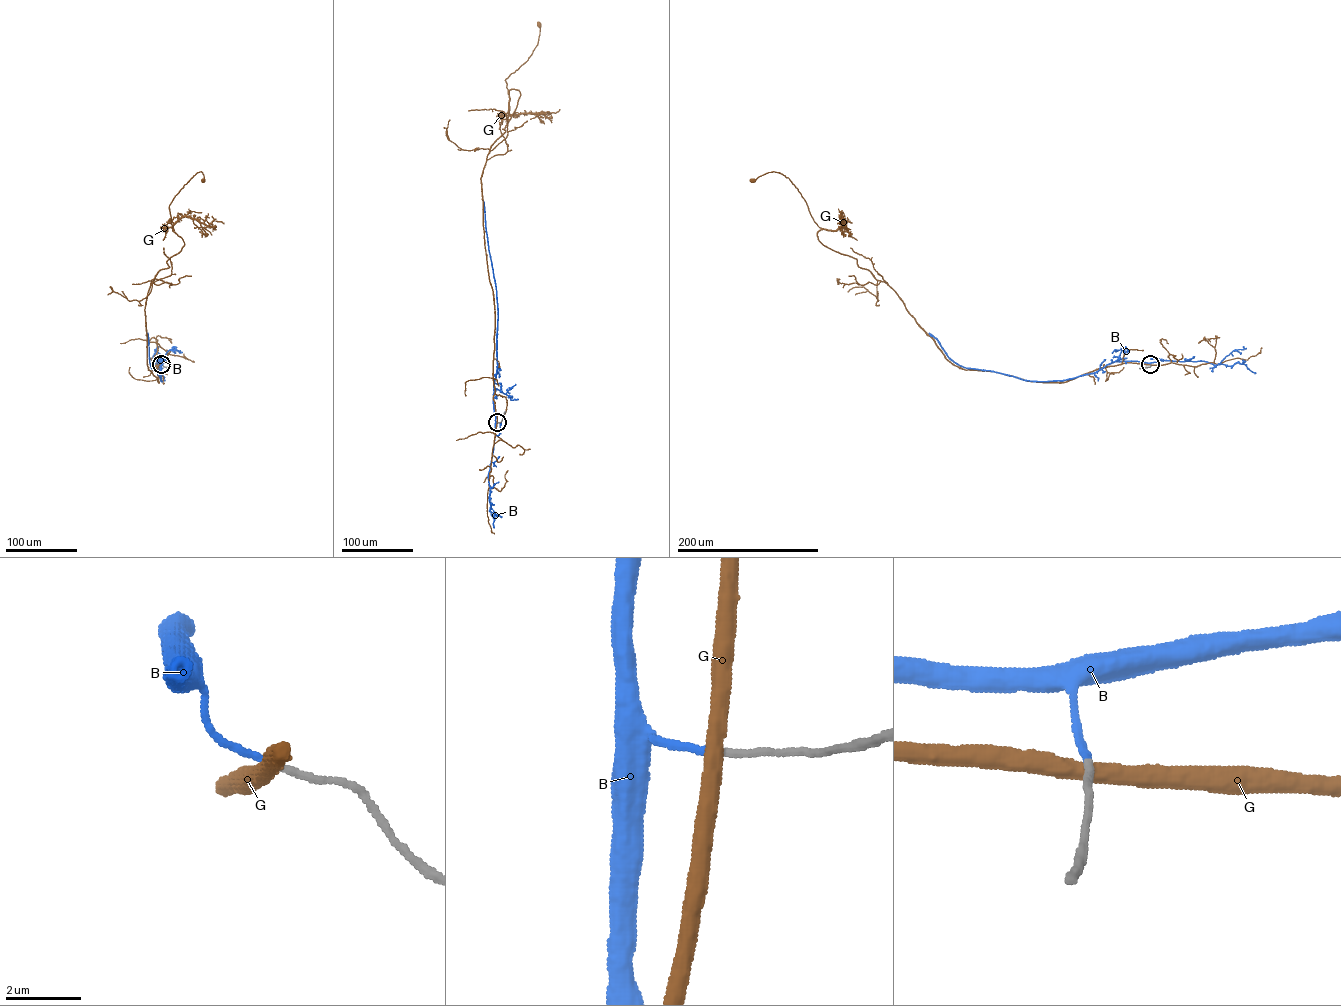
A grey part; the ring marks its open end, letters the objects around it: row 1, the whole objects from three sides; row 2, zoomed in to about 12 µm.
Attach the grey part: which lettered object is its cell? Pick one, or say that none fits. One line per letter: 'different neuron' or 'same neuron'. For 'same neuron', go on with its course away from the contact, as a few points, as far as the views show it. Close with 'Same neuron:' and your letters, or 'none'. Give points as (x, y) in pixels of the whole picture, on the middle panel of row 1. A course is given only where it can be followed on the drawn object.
B: same neuron; course (497, 422), (493, 392), (497, 368), (497, 298), (484, 201)
G: different neuron
Same neuron: B

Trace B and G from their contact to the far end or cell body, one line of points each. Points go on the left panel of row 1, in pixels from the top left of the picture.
B: (161, 364), (157, 361), (161, 381), (150, 366), (148, 332)
G: (161, 364), (158, 382), (147, 365), (147, 293), (184, 245), (169, 205), (197, 173), (203, 180)

